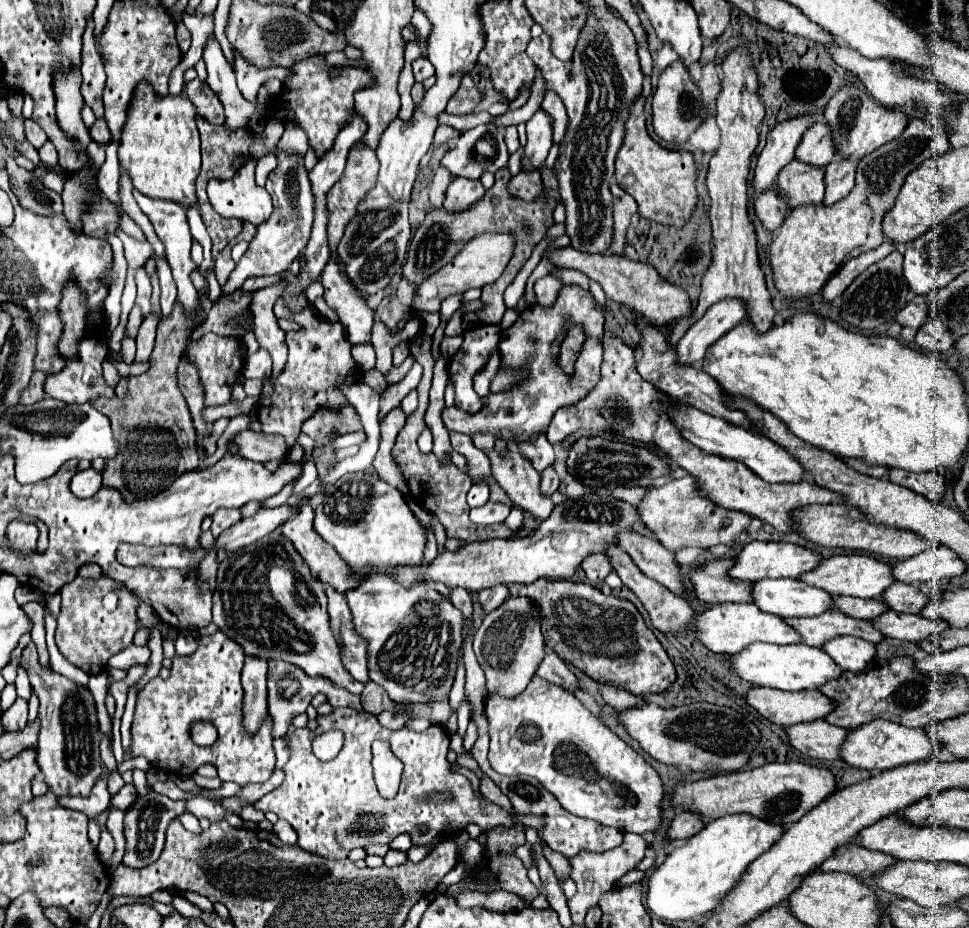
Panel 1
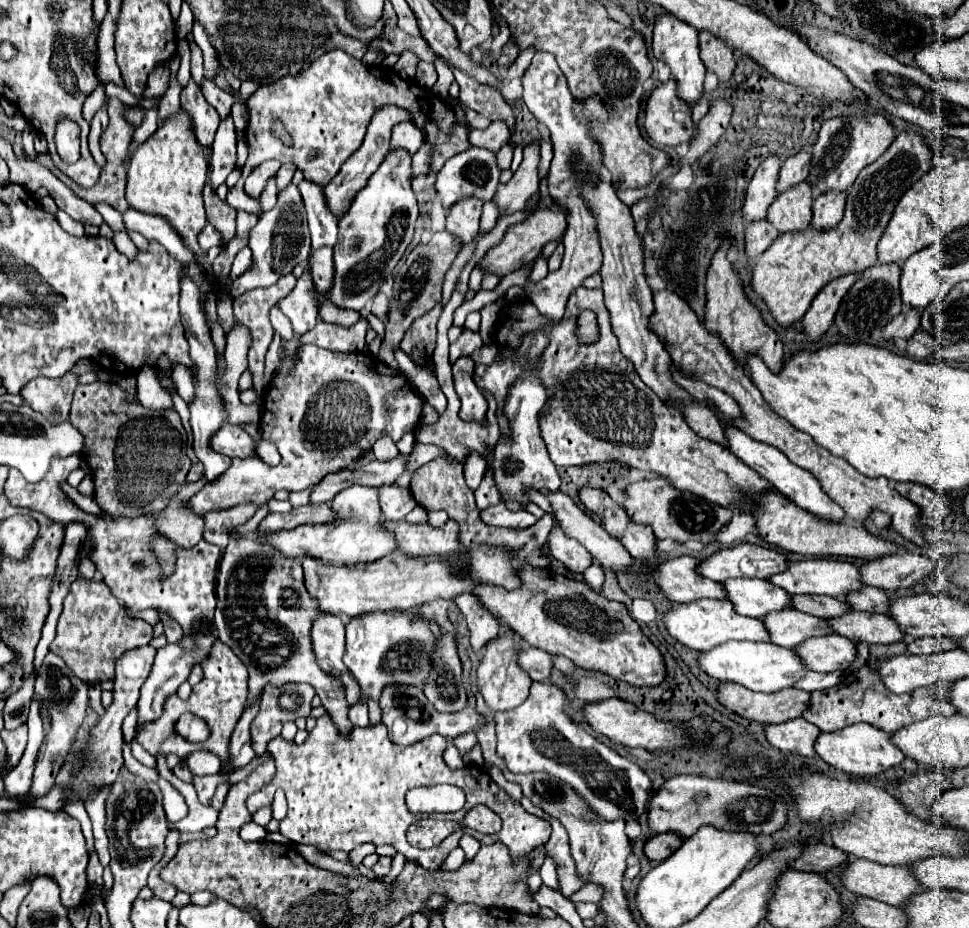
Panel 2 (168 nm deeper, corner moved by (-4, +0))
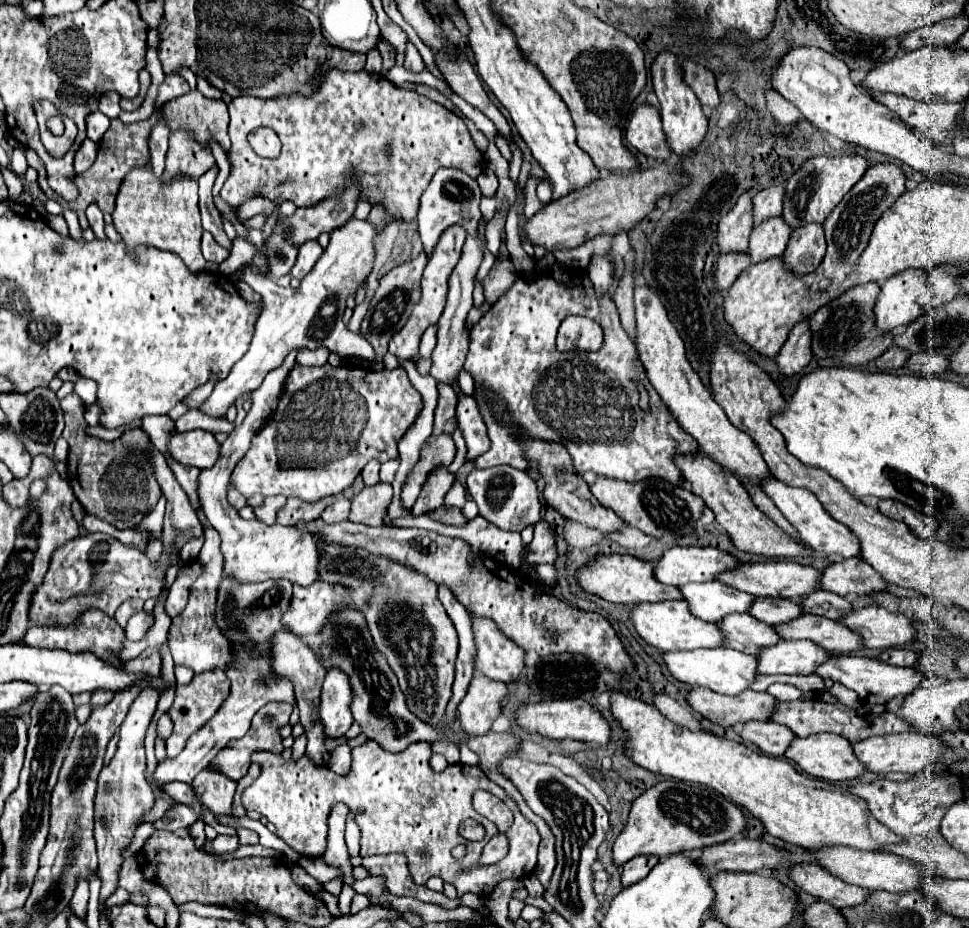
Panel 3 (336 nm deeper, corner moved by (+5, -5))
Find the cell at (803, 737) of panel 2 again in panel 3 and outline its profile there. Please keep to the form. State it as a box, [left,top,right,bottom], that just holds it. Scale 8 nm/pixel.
[740,721,796,757]

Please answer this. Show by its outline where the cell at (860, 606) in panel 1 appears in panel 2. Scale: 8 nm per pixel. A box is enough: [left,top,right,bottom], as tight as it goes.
[789,596,849,618]

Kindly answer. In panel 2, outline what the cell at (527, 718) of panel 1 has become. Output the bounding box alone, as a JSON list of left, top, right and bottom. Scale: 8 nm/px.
[493,682,651,820]

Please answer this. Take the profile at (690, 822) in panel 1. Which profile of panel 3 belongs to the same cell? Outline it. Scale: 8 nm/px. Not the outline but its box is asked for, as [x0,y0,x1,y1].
[622,855,660,887]

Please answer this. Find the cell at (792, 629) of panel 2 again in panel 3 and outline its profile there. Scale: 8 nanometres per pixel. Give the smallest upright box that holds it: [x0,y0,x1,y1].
[720,613,782,655]

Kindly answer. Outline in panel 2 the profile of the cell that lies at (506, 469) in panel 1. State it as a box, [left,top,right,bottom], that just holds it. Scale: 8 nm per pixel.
[545,492,631,572]

